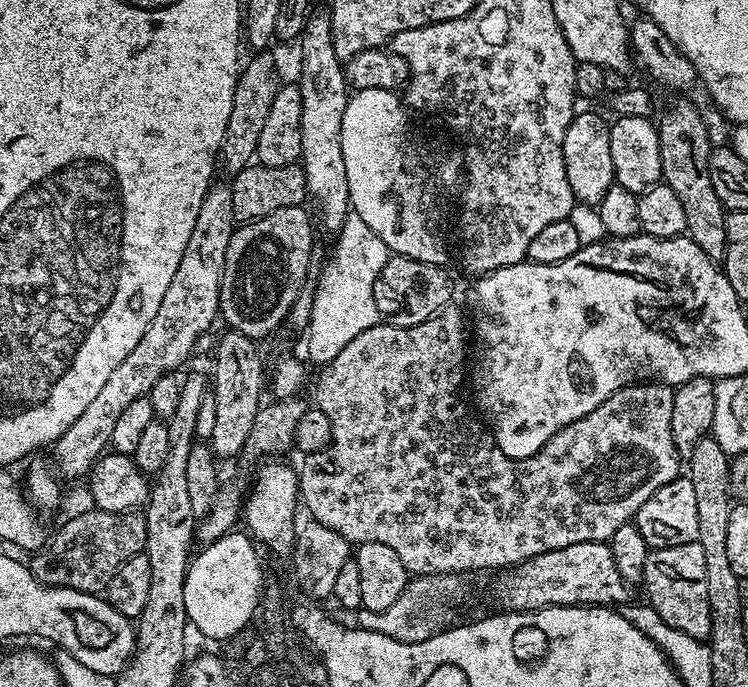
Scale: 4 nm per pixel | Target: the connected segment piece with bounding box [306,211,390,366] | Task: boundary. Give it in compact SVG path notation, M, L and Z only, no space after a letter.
M349 211L335 240L336 253L333 254L332 261L325 266L324 274L320 278L320 289L317 287L312 297L312 313L306 329L308 335L306 360L309 365L329 364L347 343L354 342L354 338L362 334L362 330L370 330L382 320L380 308L376 305L376 284L378 288L380 275L390 255L386 242L382 242L382 238L378 238L378 234L374 234L374 230L370 230L370 226L366 226L366 222L362 222L362 218L358 218L354 211Z

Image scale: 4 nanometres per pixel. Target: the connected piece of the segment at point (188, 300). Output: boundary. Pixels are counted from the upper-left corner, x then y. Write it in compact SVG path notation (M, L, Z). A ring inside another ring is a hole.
M213 183L206 198L202 198L202 210L198 210L198 222L194 222L182 262L178 262L178 270L174 270L174 279L162 298L162 306L158 306L158 314L154 314L150 326L146 326L142 342L126 354L122 366L110 374L110 379L106 381L106 386L102 386L94 402L90 402L90 406L86 406L86 410L82 410L82 414L78 414L78 418L74 418L74 422L56 439L54 468L65 481L76 480L79 476L84 478L91 473L93 465L111 445L114 426L122 410L126 410L134 398L147 396L158 378L167 372L177 371L180 363L195 350L196 343L211 330L212 323L218 320L226 246L230 246L236 223L231 187L227 183Z

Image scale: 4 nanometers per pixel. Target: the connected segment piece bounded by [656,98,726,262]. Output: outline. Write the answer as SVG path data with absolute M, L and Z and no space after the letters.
M680 98L669 112L664 112L656 124L658 134L658 154L662 154L662 180L674 190L682 210L686 210L686 234L712 261L723 259L726 246L726 209L718 194L714 194L714 185L710 182L708 159L714 147L714 141L708 137L708 128L700 117L700 112L688 101Z

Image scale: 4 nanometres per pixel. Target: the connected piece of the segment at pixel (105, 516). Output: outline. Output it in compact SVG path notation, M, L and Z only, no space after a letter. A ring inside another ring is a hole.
M93 507L92 512L80 512L68 520L39 552L31 557L30 567L38 582L69 588L79 592L100 594L114 578L118 566L141 555L146 546L146 522L139 511L107 512Z

